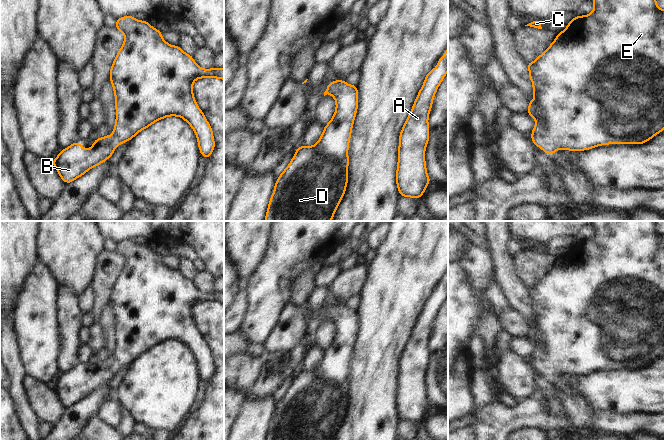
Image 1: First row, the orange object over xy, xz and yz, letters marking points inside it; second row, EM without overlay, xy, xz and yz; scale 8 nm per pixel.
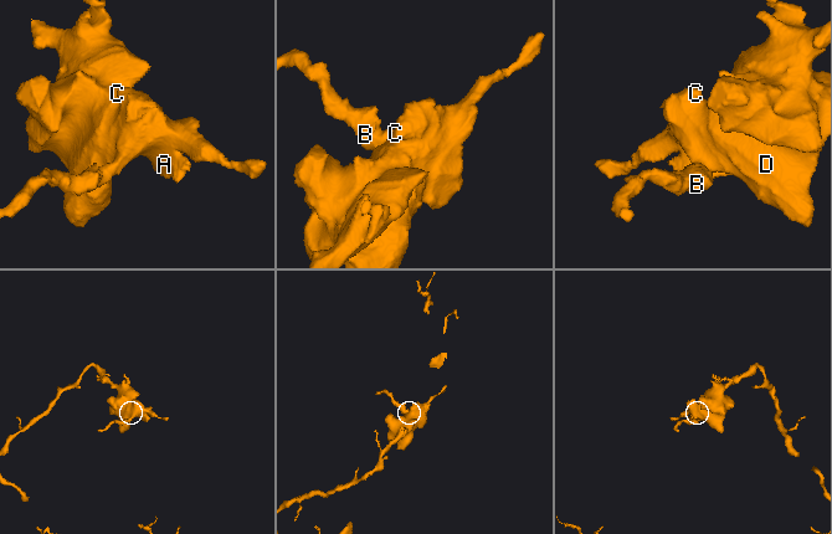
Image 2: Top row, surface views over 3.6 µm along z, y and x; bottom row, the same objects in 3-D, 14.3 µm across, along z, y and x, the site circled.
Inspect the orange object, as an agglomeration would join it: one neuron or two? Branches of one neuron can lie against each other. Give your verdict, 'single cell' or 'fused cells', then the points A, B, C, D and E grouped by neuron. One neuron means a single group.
single cell; groups A B C D E

